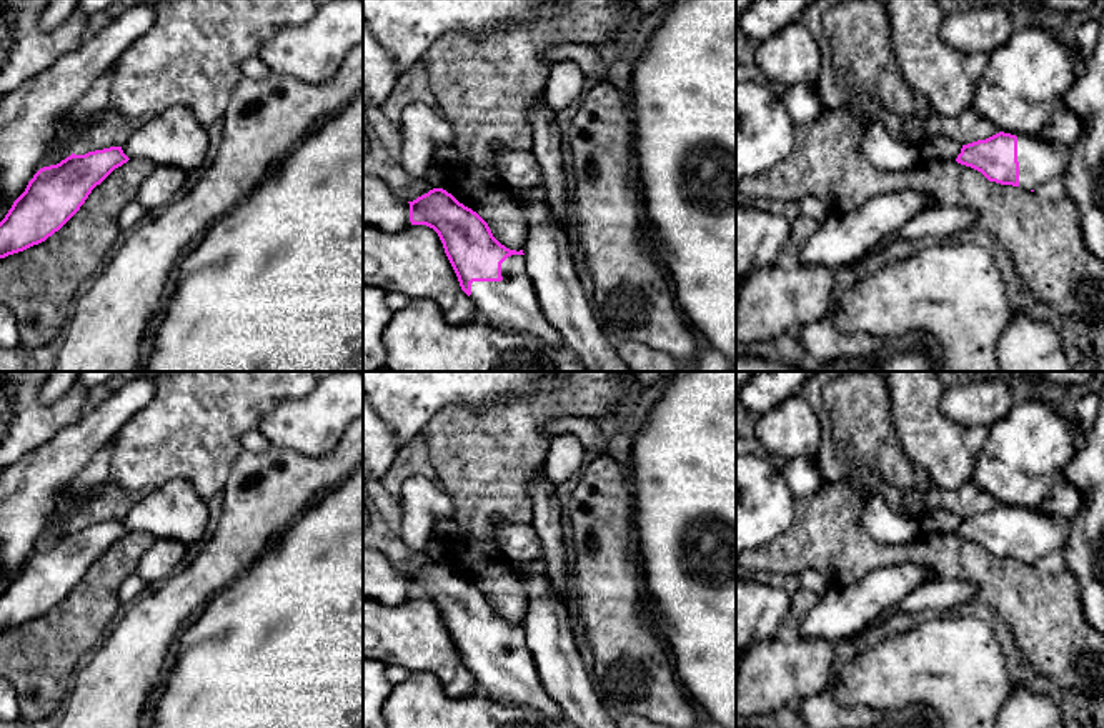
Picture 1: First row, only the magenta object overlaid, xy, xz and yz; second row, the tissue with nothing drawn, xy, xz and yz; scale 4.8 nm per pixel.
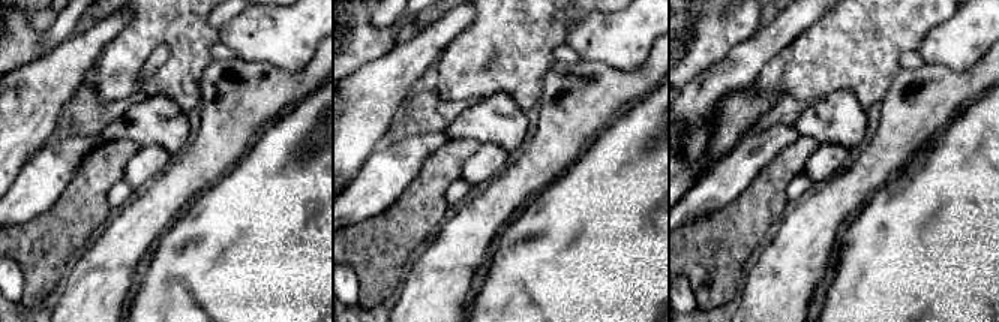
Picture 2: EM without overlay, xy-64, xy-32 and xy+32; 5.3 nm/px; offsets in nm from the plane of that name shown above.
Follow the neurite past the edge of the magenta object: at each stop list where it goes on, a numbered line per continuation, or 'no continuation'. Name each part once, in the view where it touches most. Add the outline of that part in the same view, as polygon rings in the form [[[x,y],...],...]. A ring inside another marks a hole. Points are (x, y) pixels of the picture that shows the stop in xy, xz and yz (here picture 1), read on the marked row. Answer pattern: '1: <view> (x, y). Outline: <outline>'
1: xz (512, 304). Outline: [[[525,255],[501,263],[501,282],[473,282],[471,302],[486,323],[515,333],[530,333],[540,342],[568,353],[563,337],[545,318]]]

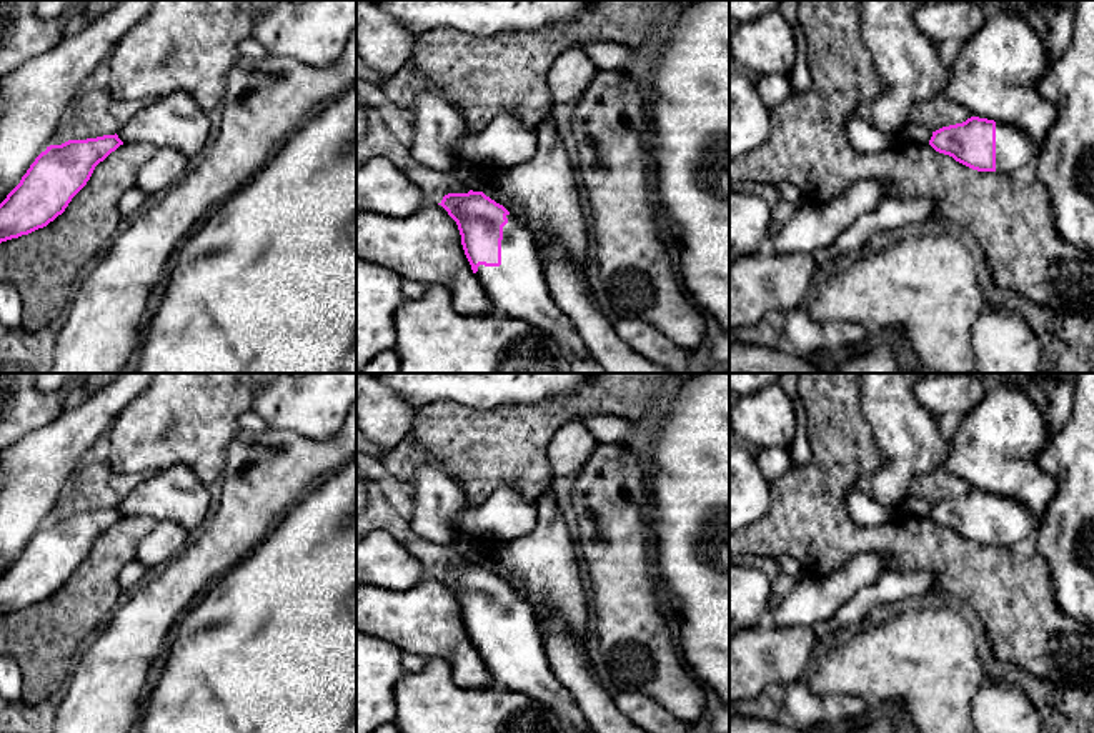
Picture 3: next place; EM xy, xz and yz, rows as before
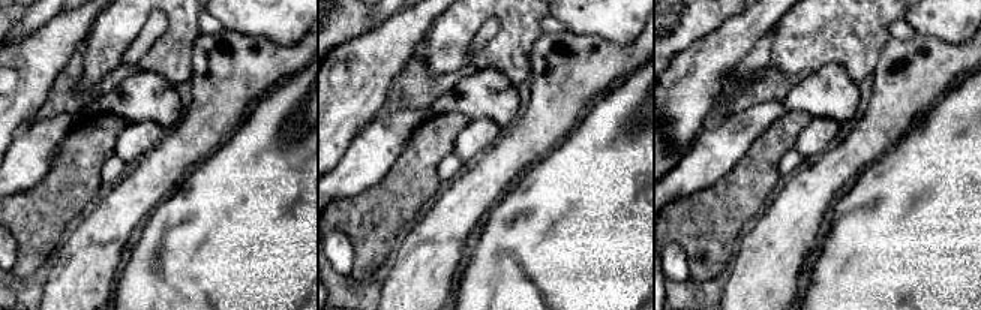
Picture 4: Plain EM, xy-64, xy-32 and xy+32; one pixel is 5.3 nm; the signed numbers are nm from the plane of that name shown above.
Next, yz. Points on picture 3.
1: yz (1013, 147). Outline: [[[996,122],[996,172],[1011,173],[1021,165],[1037,158],[1041,143],[1024,132]]]

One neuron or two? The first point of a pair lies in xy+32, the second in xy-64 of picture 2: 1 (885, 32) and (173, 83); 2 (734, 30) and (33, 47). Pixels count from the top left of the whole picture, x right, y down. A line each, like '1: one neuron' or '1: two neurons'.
1: one neuron
2: one neuron

